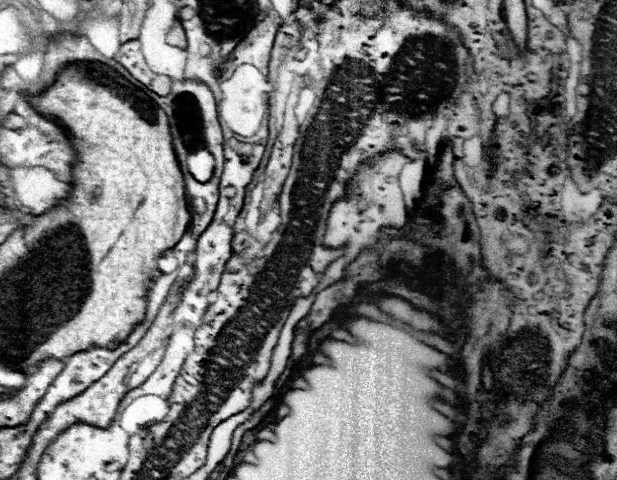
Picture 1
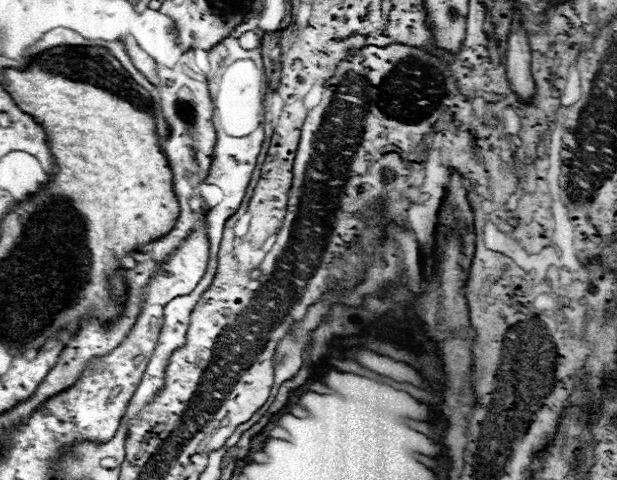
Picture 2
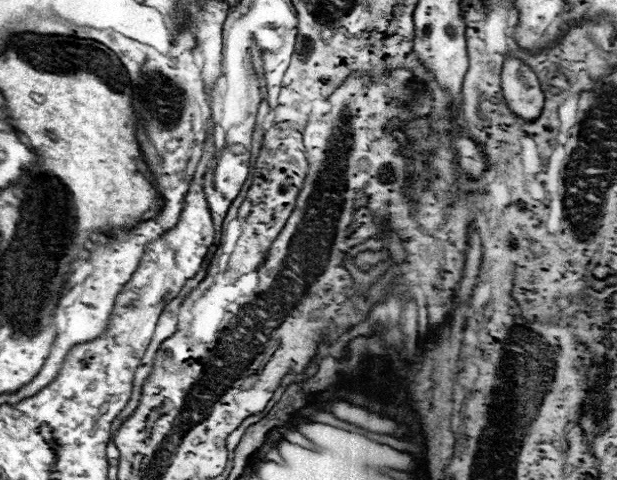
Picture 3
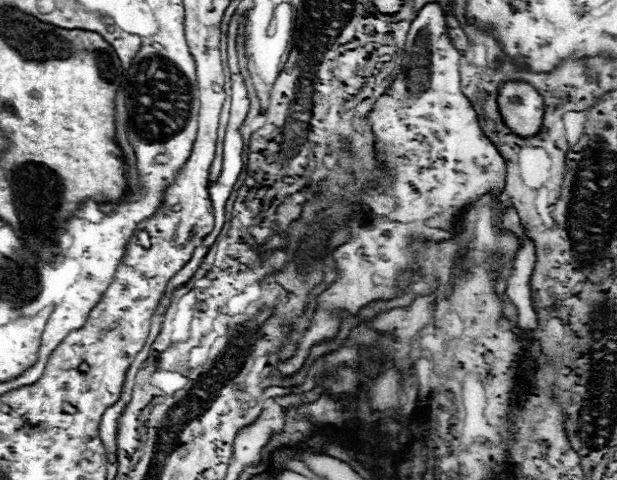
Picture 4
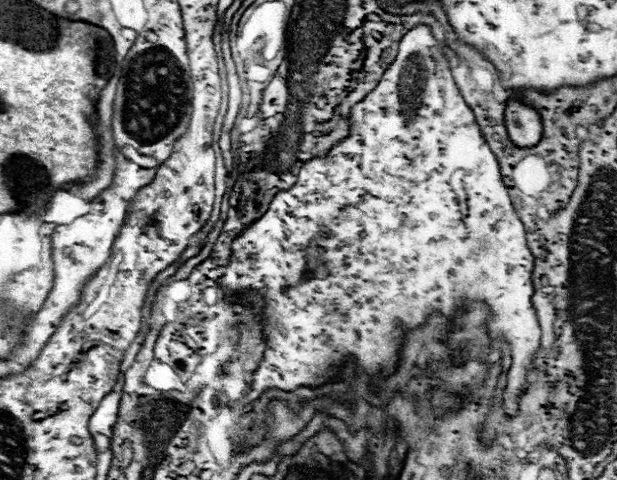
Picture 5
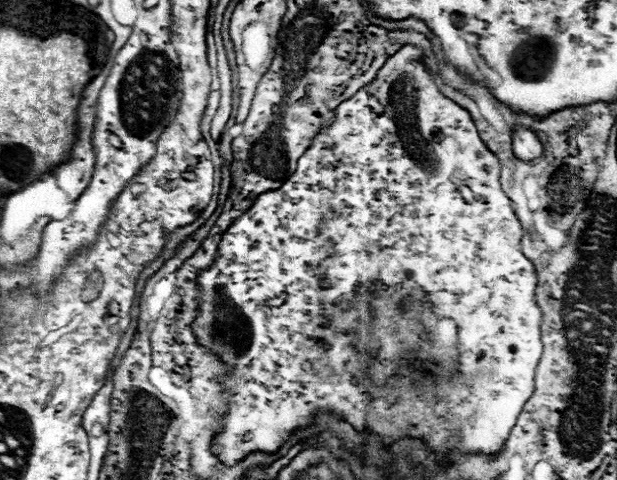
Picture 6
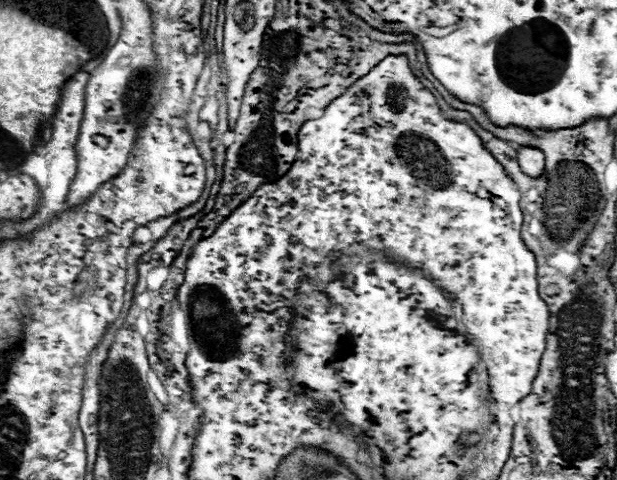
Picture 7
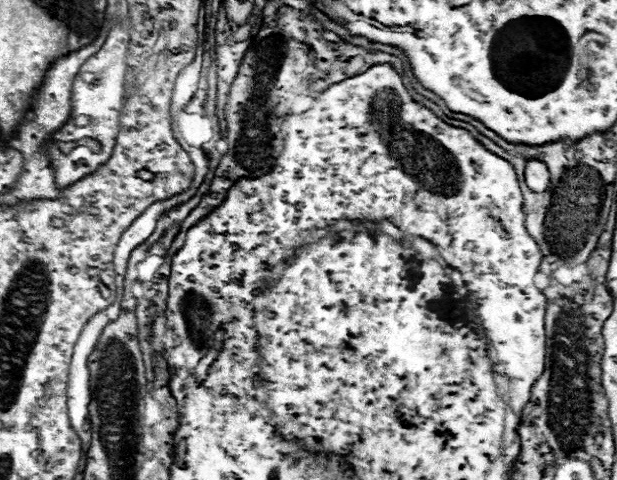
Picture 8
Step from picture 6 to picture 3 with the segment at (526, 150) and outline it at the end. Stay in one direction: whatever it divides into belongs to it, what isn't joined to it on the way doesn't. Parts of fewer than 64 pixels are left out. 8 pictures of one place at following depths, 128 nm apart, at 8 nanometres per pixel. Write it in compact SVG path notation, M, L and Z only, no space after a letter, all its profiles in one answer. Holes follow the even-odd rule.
M508 56L502 68L502 94L514 114L526 120L540 116L544 106L544 92L536 72L522 60Z

